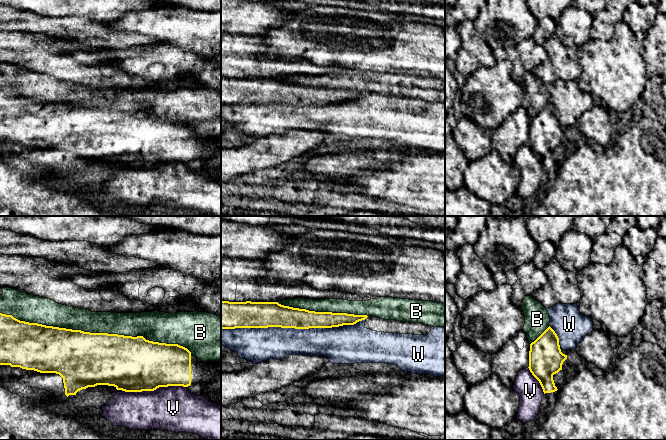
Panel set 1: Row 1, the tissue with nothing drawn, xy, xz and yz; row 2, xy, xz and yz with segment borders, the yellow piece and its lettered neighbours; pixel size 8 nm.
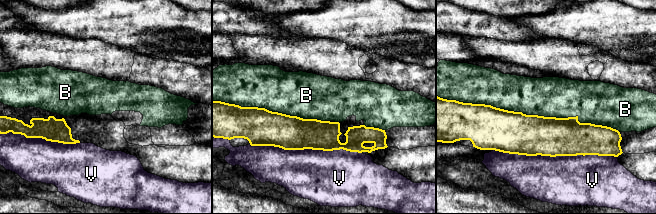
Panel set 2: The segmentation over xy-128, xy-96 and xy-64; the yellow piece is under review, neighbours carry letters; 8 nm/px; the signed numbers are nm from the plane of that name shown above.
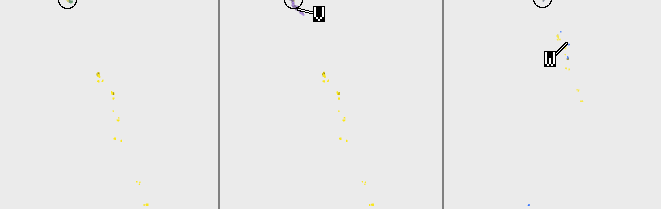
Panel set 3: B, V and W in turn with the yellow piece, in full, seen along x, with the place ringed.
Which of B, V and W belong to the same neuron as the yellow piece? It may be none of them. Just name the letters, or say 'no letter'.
no letter

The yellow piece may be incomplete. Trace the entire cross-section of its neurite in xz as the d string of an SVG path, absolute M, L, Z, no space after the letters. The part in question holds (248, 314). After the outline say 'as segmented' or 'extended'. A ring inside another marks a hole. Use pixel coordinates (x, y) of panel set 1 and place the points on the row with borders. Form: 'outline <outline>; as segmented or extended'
outline M221 301L221 329L235 328L332 328L354 325L367 315L315 312L278 302Z; as segmented

